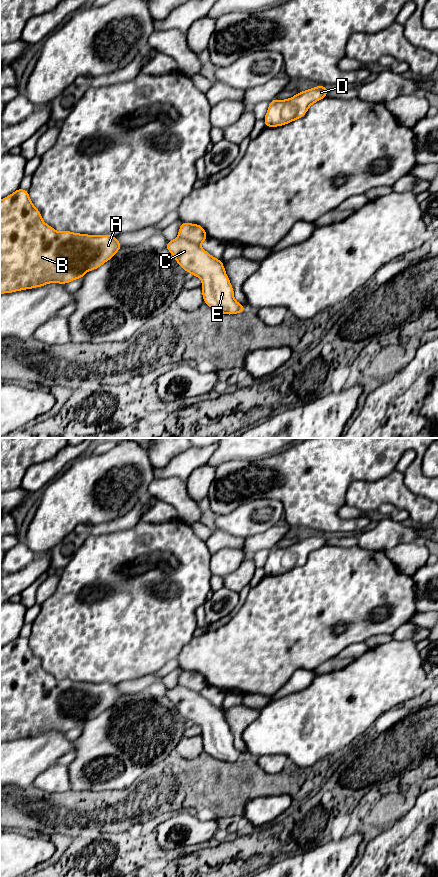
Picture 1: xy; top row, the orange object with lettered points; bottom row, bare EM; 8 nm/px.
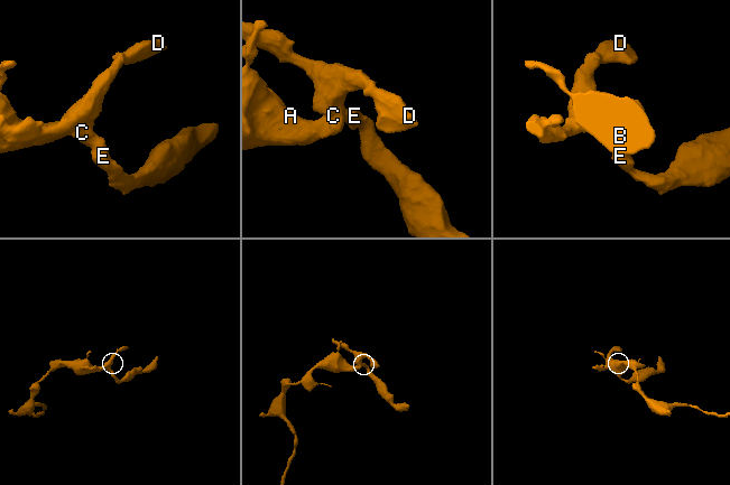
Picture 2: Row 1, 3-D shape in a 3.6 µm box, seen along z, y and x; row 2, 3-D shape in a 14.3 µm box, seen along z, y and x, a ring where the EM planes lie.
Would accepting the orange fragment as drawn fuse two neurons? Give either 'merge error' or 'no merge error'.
merge error

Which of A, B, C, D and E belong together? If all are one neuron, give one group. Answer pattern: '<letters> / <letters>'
A B C E / D

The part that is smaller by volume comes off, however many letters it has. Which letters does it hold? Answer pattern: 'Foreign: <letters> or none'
Foreign: D

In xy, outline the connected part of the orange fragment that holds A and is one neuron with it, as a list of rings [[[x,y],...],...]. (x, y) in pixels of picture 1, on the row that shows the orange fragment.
[[[19,188],[0,200],[0,294],[82,279],[86,272],[113,258],[121,247],[113,235],[56,231],[43,221],[28,190]]]

